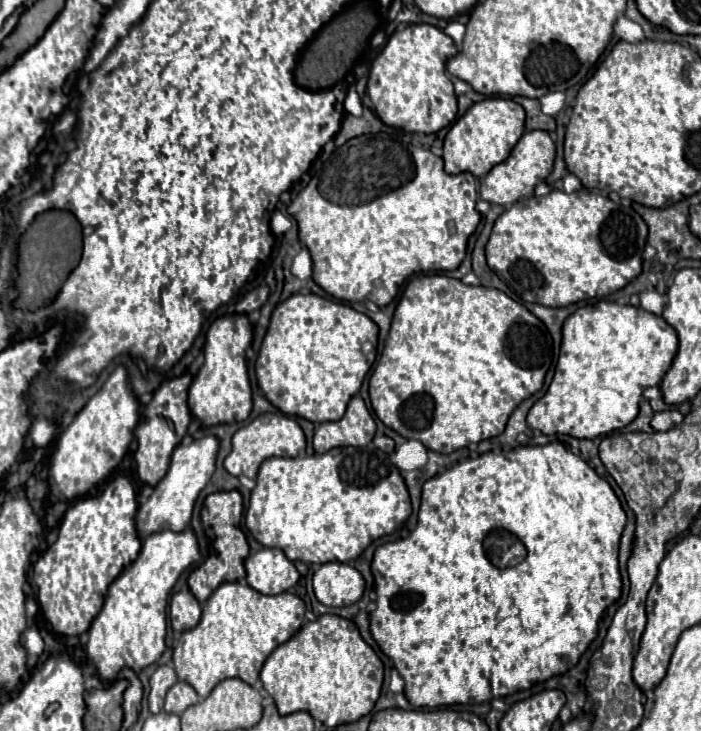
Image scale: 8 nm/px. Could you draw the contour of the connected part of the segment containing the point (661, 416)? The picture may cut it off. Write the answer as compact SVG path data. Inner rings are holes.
M671 408L671 410L657 412L651 420L651 426L653 430L671 430L673 426L679 426L681 422L683 422L683 414L677 408Z

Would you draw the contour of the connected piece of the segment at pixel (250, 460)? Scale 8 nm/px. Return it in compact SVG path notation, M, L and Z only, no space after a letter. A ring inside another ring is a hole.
M267 412L267 414L257 416L251 424L247 424L247 426L243 426L235 432L231 454L225 458L223 464L225 464L227 472L231 472L233 476L239 478L242 486L252 490L256 485L245 485L245 477L255 481L259 466L265 458L271 458L271 456L297 456L297 452L305 450L305 446L307 446L307 440L305 440L303 428L291 416Z

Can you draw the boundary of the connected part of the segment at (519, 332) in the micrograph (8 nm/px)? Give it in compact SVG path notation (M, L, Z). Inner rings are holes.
M444 274L419 275L407 284L397 304L381 360L369 378L371 406L377 418L403 438L415 438L433 452L451 454L471 442L499 436L511 412L541 390L551 360L551 334L523 304L497 288L467 286Z

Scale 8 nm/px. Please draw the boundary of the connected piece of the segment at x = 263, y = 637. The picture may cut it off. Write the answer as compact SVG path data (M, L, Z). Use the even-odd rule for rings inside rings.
M245 582L221 584L211 594L211 598L203 604L201 622L195 628L183 632L181 638L177 640L177 646L173 652L175 672L177 672L179 680L189 682L201 698L209 696L209 692L225 678L241 678L243 682L253 686L259 680L259 672L261 672L267 656L279 644L287 642L291 636L295 636L299 632L299 628L303 626L303 622L305 622L305 602L297 594L283 592L277 596L267 596L267 594L253 590Z

